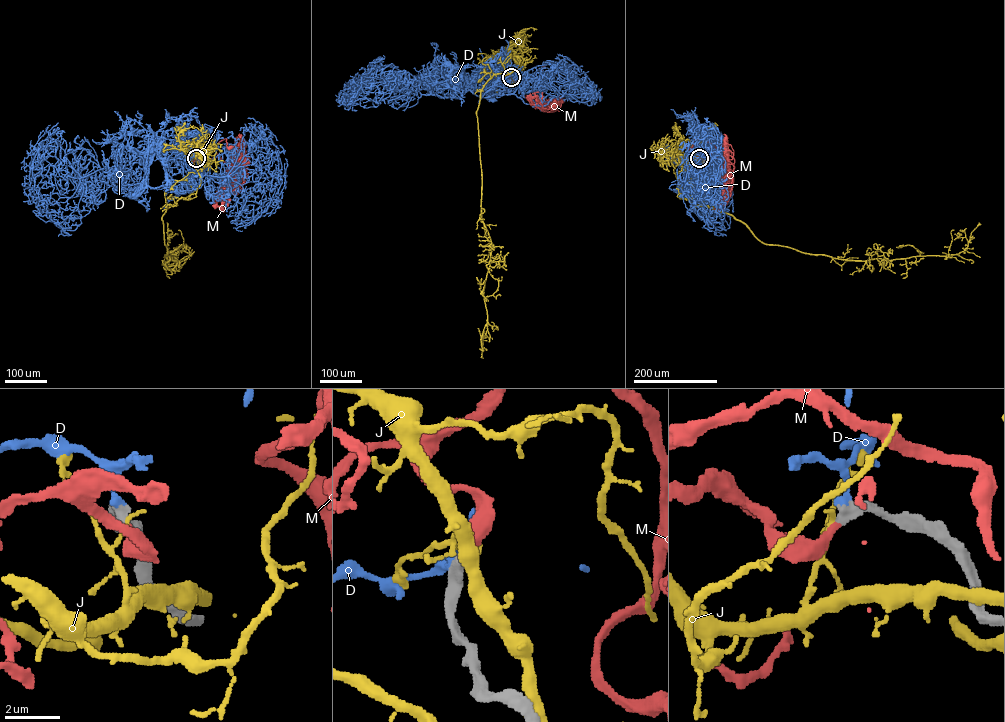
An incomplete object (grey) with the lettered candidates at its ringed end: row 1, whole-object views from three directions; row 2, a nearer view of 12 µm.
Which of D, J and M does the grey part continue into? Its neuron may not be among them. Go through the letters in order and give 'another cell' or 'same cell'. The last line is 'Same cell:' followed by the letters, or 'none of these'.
D: another cell
J: another cell
M: same cell
Same cell: M

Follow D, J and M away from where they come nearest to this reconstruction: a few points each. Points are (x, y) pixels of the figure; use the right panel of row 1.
D: (700, 158), (711, 156), (699, 148), (702, 140), (709, 138), (713, 147), (712, 139), (717, 146), (721, 137)
J: (699, 158), (696, 158), (695, 149), (714, 125)
M: (699, 158), (705, 159), (712, 153), (728, 160), (724, 151), (700, 139), (688, 148)

